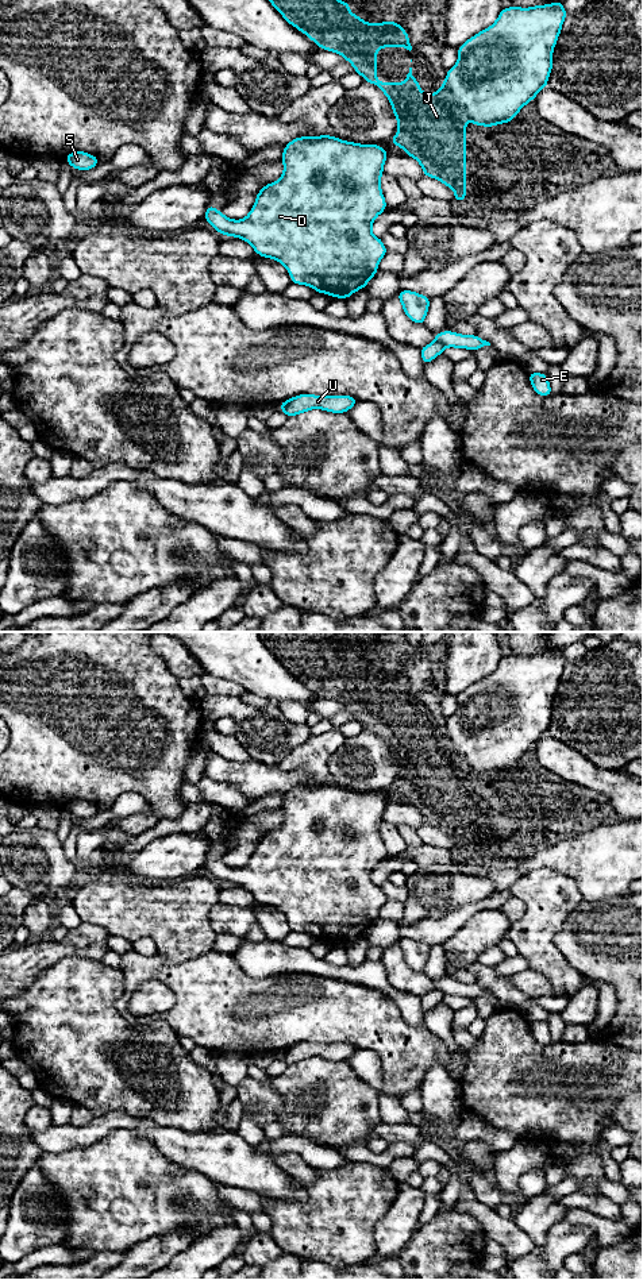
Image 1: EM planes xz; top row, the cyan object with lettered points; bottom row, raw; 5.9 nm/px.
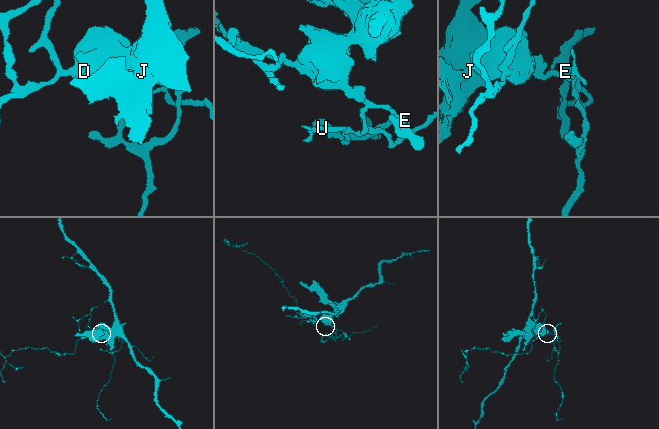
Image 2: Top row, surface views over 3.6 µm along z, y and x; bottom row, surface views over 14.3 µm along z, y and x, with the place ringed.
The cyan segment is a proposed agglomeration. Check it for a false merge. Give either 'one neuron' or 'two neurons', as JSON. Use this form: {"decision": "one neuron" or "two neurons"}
{"decision": "two neurons"}

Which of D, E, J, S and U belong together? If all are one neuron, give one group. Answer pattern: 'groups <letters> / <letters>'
groups D J S / E U

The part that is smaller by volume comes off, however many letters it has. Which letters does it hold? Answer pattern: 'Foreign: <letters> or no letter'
Foreign: E, U

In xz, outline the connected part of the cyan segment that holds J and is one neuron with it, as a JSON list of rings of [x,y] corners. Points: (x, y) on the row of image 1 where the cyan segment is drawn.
[[[269,0],[282,18],[305,34],[322,50],[340,54],[366,82],[378,86],[390,101],[398,132],[389,140],[423,167],[423,174],[453,189],[453,201],[466,201],[466,120],[493,127],[509,123],[547,86],[552,70],[552,51],[569,15],[562,1],[530,8],[503,8],[496,22],[458,47],[458,62],[436,93],[420,90],[412,68],[405,82],[377,80],[377,51],[382,47],[412,50],[407,30],[392,20],[365,23],[354,15],[349,1]]]

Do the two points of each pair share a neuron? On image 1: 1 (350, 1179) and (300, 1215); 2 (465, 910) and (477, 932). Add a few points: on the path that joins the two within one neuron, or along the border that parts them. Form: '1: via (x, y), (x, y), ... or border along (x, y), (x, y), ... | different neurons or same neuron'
1: via (338, 1191), (312, 1214) | same neuron
2: border along (500, 910), (478, 910), (446, 940) | different neurons

